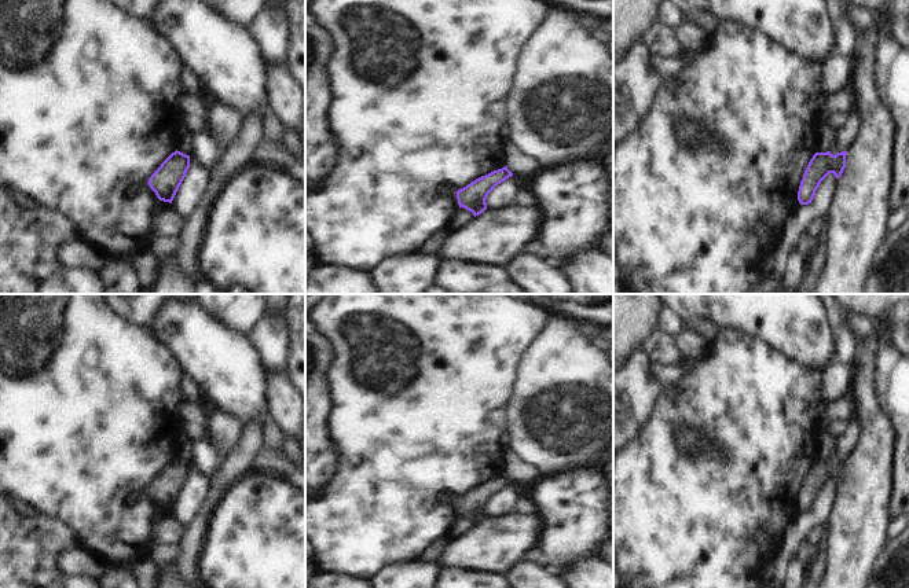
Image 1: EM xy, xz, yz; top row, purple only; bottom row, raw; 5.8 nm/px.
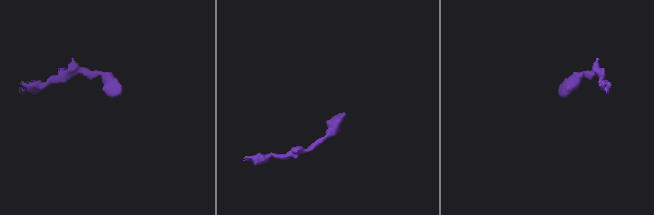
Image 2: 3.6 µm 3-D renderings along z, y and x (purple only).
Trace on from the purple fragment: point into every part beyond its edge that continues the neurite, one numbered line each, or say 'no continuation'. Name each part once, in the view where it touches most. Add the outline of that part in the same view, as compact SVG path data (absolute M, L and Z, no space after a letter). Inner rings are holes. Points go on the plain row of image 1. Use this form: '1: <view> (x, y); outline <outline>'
no continuation

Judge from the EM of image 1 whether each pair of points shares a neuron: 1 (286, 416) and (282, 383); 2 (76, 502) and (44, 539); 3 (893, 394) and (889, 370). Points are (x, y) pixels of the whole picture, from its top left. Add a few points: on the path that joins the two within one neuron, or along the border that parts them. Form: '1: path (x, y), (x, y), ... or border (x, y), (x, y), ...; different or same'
1: path (286, 408), (282, 392); same
2: border (30, 507), (65, 521), (74, 530), (80, 543); different
3: path (893, 389), (893, 375); same

